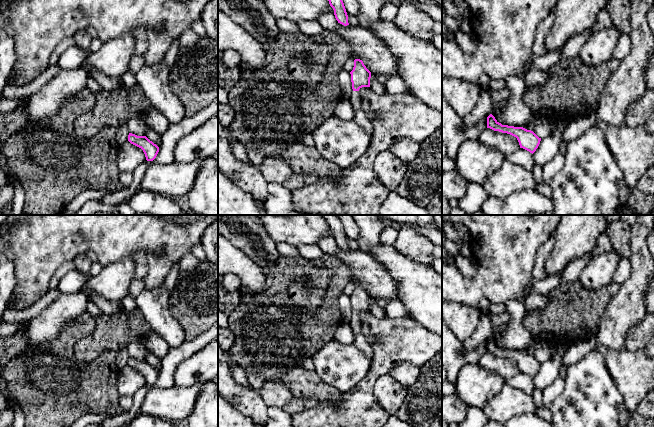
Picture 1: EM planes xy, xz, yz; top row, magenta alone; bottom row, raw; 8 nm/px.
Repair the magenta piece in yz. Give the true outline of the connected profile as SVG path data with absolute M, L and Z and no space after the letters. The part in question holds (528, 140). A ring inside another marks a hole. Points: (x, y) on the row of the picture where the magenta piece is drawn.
M492 114L487 117L487 128L516 137L520 148L523 148L532 154L536 151L541 141L541 138L539 138L533 131L523 127L502 125Z

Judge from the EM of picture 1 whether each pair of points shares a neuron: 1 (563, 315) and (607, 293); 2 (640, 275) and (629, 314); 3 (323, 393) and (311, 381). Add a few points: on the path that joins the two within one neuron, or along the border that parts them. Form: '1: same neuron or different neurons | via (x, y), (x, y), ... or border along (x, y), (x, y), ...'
1: same neuron | via (574, 314), (596, 301)
2: same neuron | via (637, 285), (630, 296), (629, 304)
3: same neuron | via (320, 390), (314, 384)

